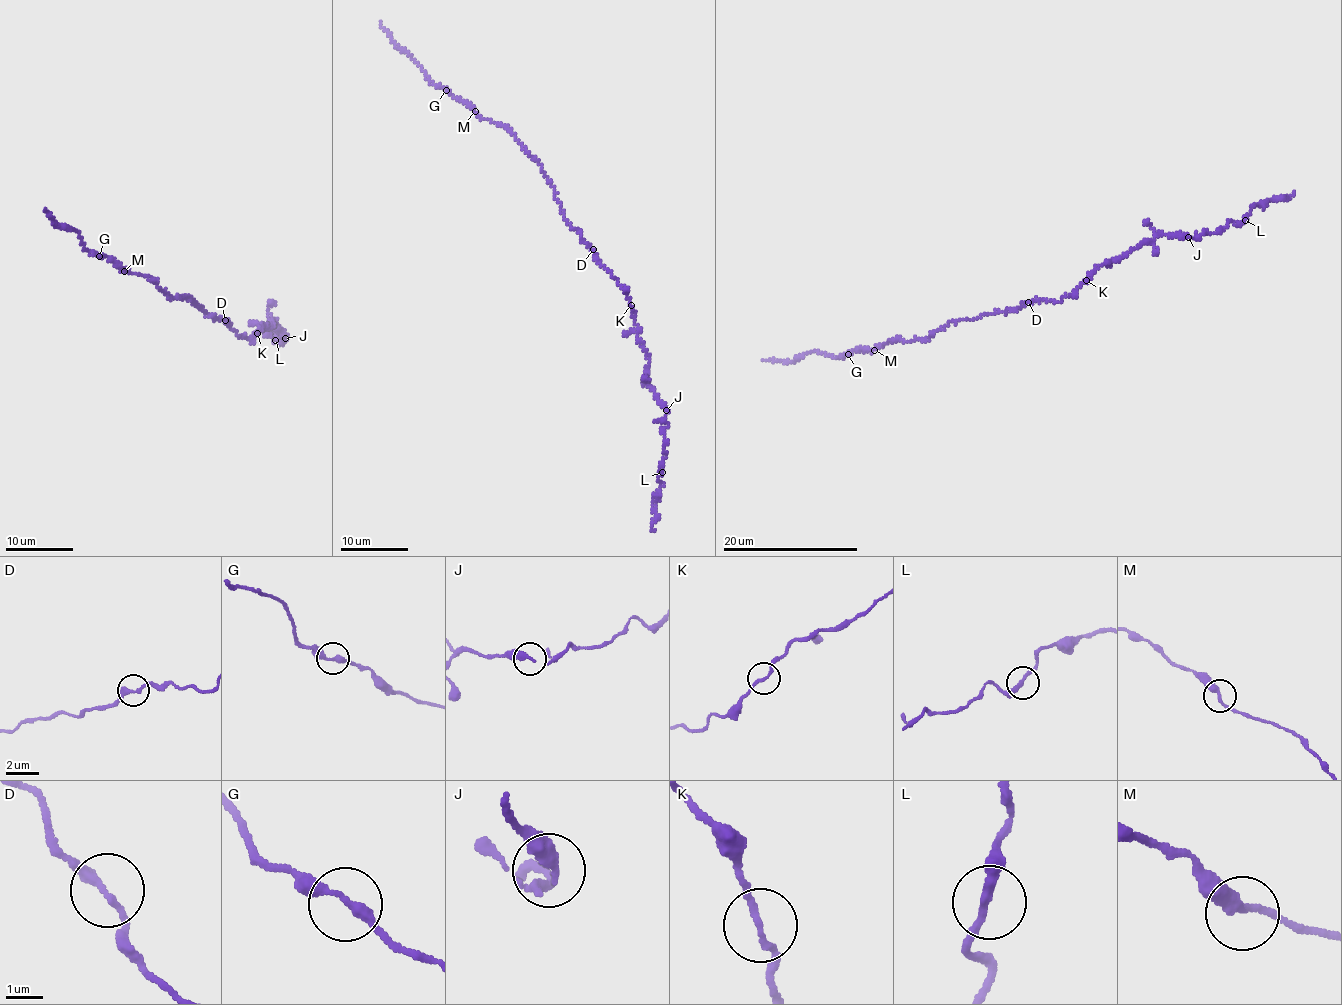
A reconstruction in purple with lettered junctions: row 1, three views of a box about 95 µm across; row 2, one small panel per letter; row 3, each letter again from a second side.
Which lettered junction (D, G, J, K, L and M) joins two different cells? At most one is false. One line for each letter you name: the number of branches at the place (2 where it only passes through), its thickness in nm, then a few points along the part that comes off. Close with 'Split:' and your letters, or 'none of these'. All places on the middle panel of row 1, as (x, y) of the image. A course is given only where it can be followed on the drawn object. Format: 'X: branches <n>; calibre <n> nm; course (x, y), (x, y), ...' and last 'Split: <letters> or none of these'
G: branches 2; calibre 260 nm; course (446, 90), (432, 82), (421, 66), (396, 44), (380, 20)
Split: G

